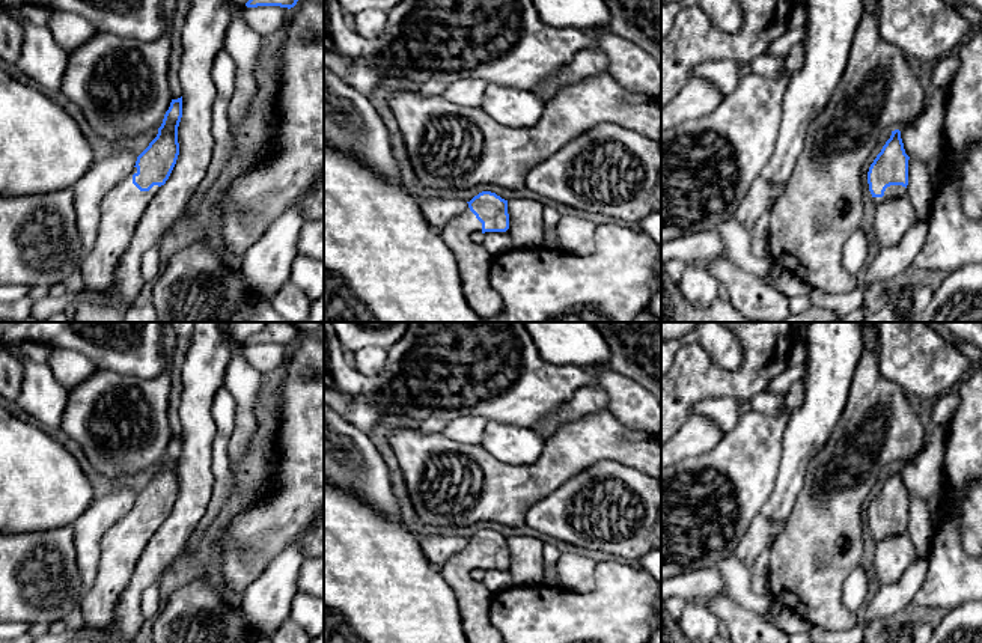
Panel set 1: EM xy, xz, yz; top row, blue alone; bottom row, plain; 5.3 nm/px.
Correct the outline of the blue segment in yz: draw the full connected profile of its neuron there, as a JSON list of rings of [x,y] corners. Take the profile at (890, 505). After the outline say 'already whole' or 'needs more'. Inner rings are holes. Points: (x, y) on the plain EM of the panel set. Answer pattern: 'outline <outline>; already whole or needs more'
outline [[[892,468],[868,509],[869,529],[877,544],[886,538],[907,533],[908,497],[901,468]]]; needs more

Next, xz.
outline [[[482,529],[467,541],[465,548],[437,566],[437,571],[455,593],[459,622],[467,641],[503,643],[500,631],[489,620],[489,607],[494,599],[494,592],[488,590],[482,581],[473,581],[470,574],[474,569],[506,569],[509,566],[508,538],[496,530]]]; needs more

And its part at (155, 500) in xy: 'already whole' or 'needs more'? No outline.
needs more

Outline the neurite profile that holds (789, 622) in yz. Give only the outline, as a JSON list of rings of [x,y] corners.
[[[783,610],[777,616],[764,614],[765,620],[786,632],[789,637],[794,634],[809,632],[810,623],[800,617],[797,613]]]

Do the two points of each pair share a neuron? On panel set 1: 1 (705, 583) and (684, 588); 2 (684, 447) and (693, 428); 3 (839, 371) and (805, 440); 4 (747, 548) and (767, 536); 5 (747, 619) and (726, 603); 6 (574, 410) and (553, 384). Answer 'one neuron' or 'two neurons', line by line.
1: one neuron
2: one neuron
3: one neuron
4: one neuron
5: one neuron
6: two neurons

